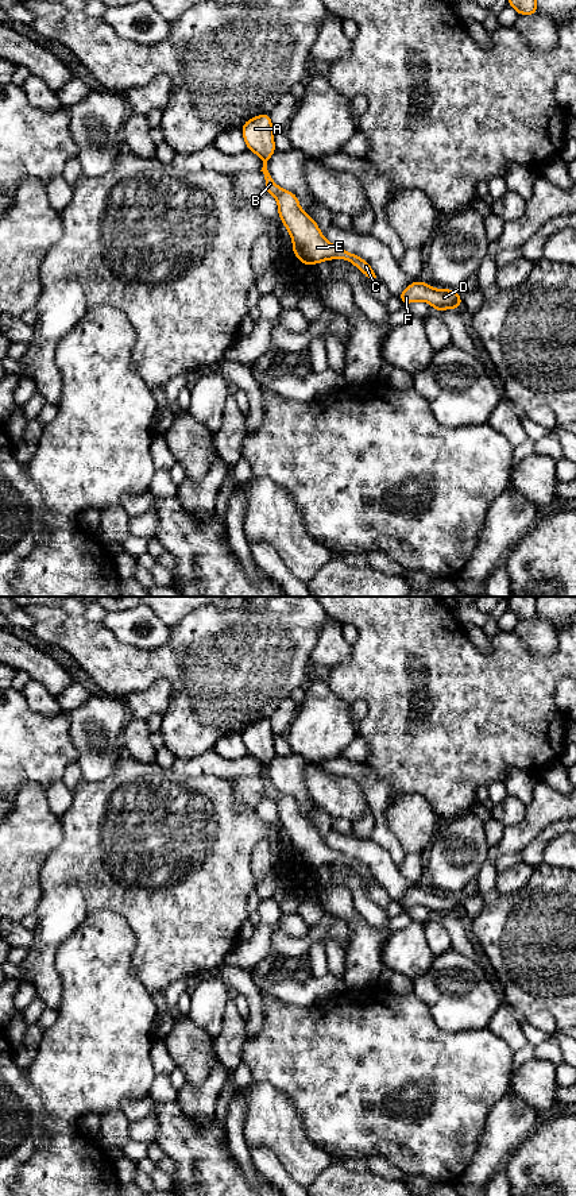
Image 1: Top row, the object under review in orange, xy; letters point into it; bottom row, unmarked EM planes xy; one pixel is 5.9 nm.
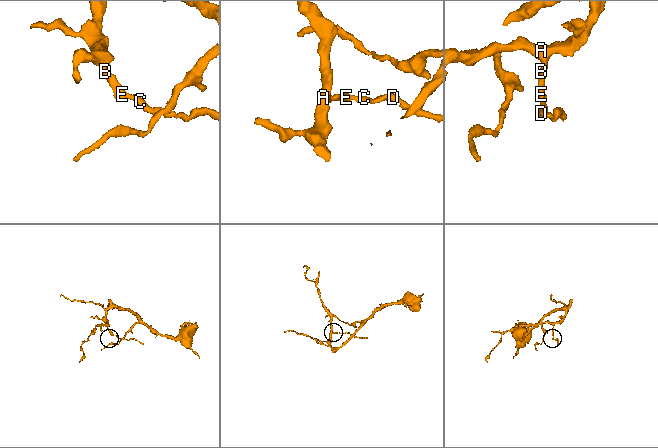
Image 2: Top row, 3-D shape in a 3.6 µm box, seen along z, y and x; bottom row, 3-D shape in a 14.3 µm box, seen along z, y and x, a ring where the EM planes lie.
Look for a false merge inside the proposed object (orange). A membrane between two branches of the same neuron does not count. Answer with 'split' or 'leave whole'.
leave whole

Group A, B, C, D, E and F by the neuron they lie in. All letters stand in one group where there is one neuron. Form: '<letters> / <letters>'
A B C D E F

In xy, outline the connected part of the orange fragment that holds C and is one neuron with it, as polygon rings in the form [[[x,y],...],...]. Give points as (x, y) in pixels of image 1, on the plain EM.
[[[263,718],[247,725],[241,730],[241,738],[247,755],[259,760],[263,765],[264,796],[278,805],[278,818],[293,845],[293,859],[308,872],[329,864],[345,864],[355,869],[366,881],[376,883],[370,868],[356,859],[348,857],[329,848],[321,838],[317,827],[299,811],[298,802],[281,794],[267,775],[267,765],[277,756],[274,749],[274,733],[270,718]]]

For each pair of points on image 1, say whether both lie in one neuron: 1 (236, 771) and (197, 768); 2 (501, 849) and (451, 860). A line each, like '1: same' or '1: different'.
1: same
2: different

